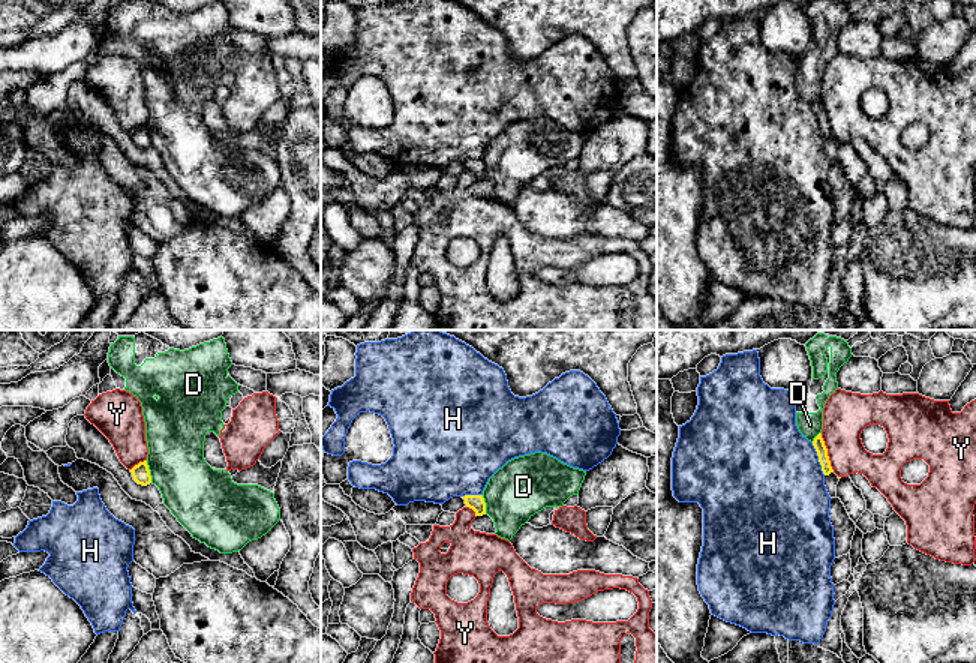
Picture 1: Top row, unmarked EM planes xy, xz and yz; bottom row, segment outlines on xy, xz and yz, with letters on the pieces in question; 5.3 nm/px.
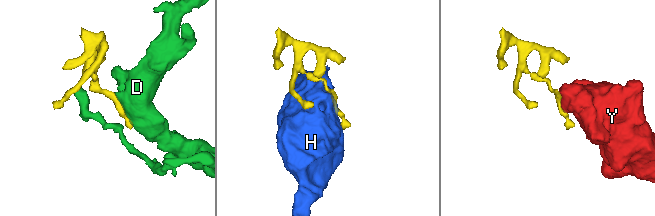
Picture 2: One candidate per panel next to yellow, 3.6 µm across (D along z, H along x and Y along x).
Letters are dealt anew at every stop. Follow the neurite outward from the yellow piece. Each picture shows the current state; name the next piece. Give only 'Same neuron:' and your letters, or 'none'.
Same neuron: none

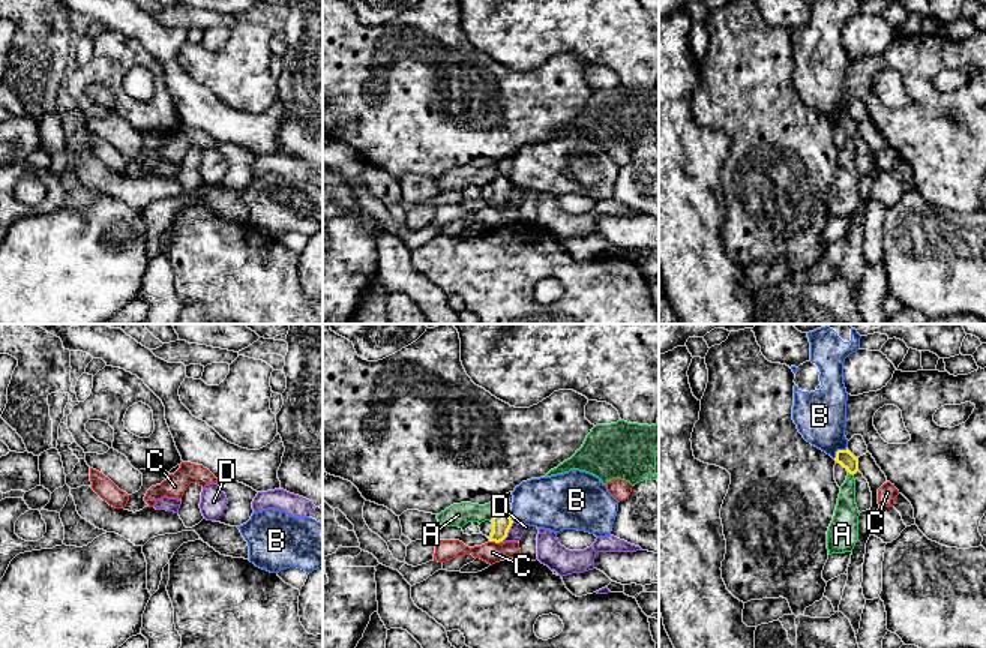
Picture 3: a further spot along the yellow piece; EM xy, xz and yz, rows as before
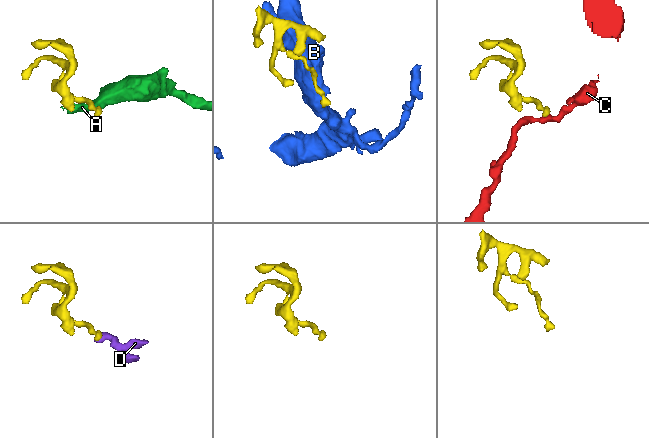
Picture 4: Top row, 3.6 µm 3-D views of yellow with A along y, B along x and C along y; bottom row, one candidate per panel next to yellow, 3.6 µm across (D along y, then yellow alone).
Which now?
Same neuron: none

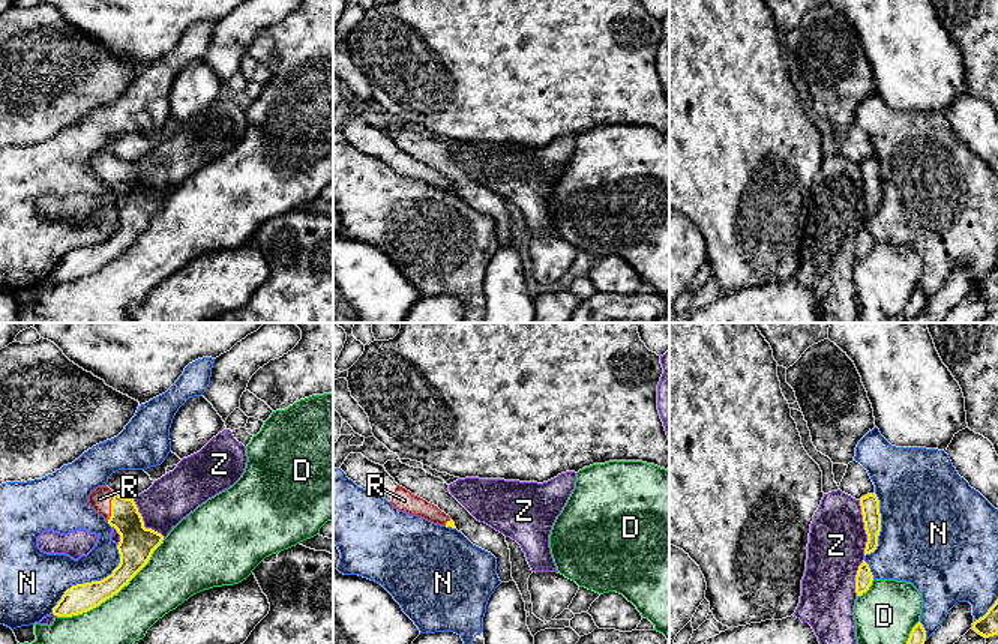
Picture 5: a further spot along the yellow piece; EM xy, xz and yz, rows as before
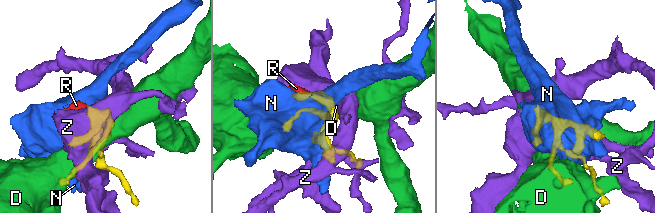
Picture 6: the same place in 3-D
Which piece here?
Same neuron: R

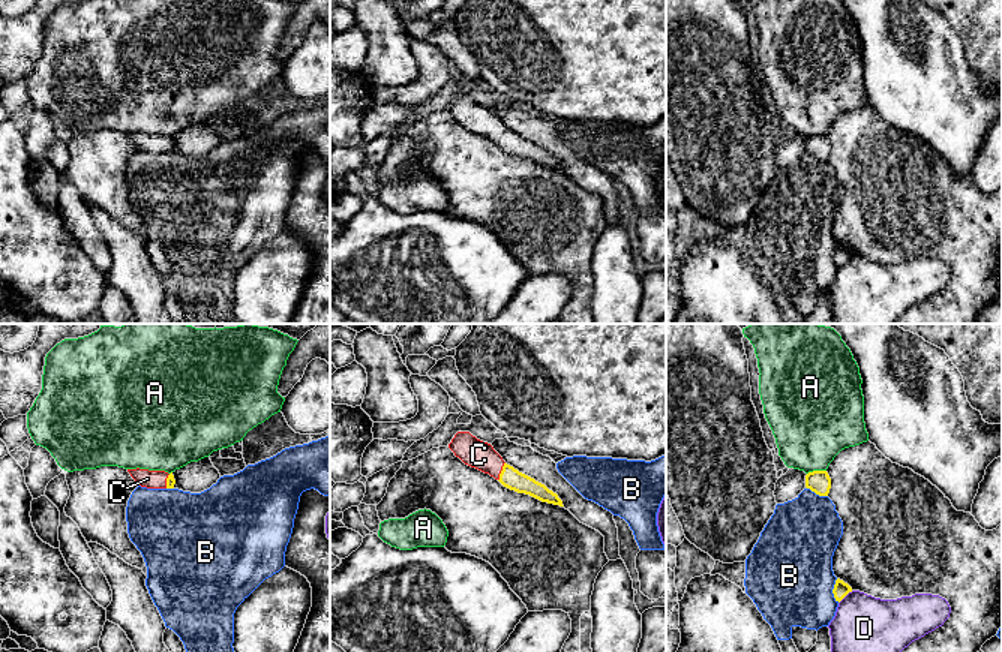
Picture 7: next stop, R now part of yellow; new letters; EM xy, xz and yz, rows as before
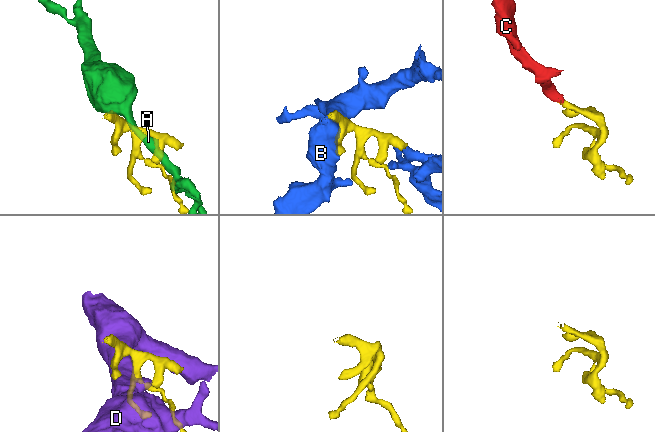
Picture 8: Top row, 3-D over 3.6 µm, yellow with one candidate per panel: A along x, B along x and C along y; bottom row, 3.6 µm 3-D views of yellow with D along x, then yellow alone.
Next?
Same neuron: C

